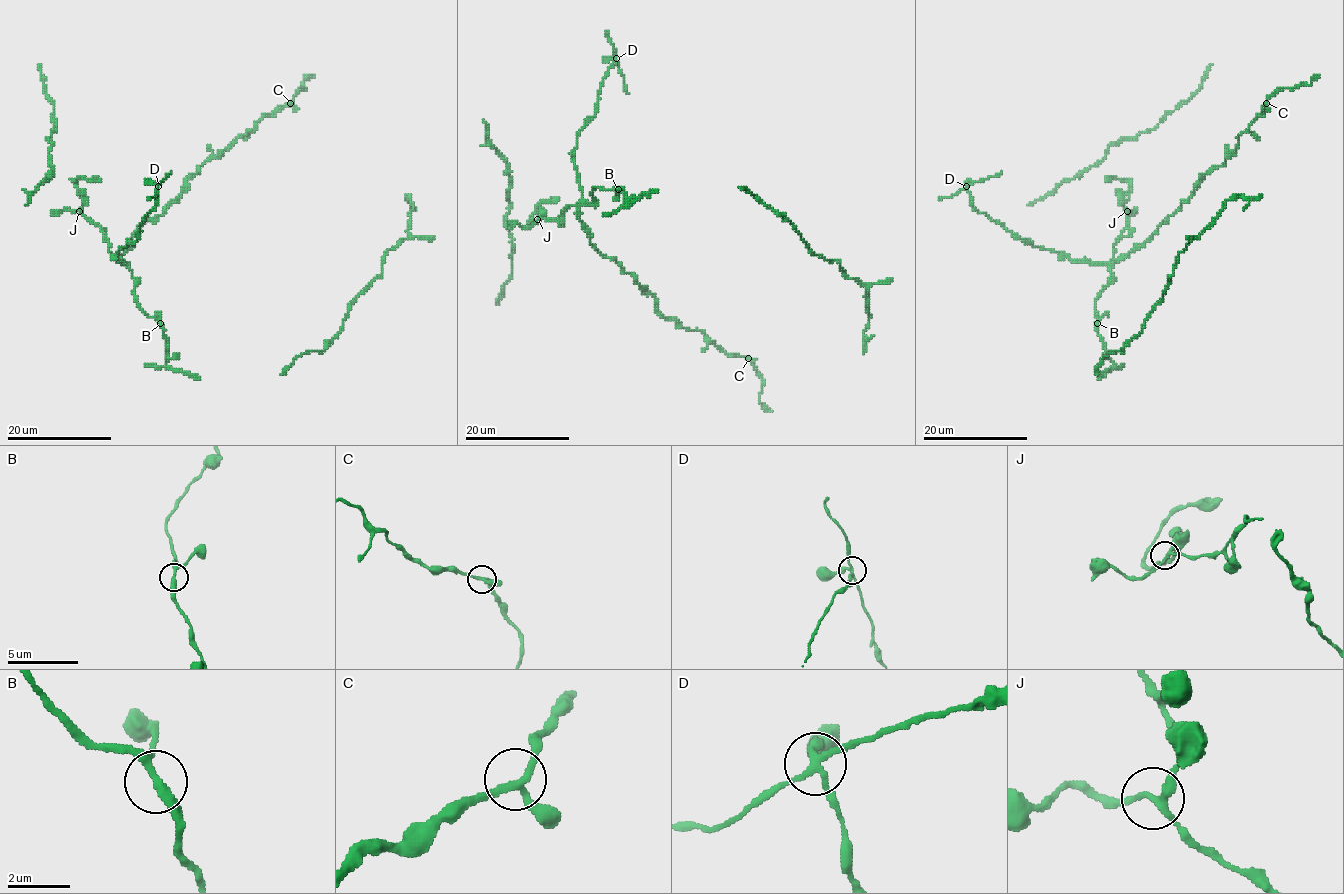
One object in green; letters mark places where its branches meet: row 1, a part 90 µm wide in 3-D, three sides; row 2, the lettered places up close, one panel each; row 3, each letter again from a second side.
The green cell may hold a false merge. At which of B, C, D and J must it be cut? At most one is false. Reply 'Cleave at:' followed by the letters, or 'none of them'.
Cleave at: D

